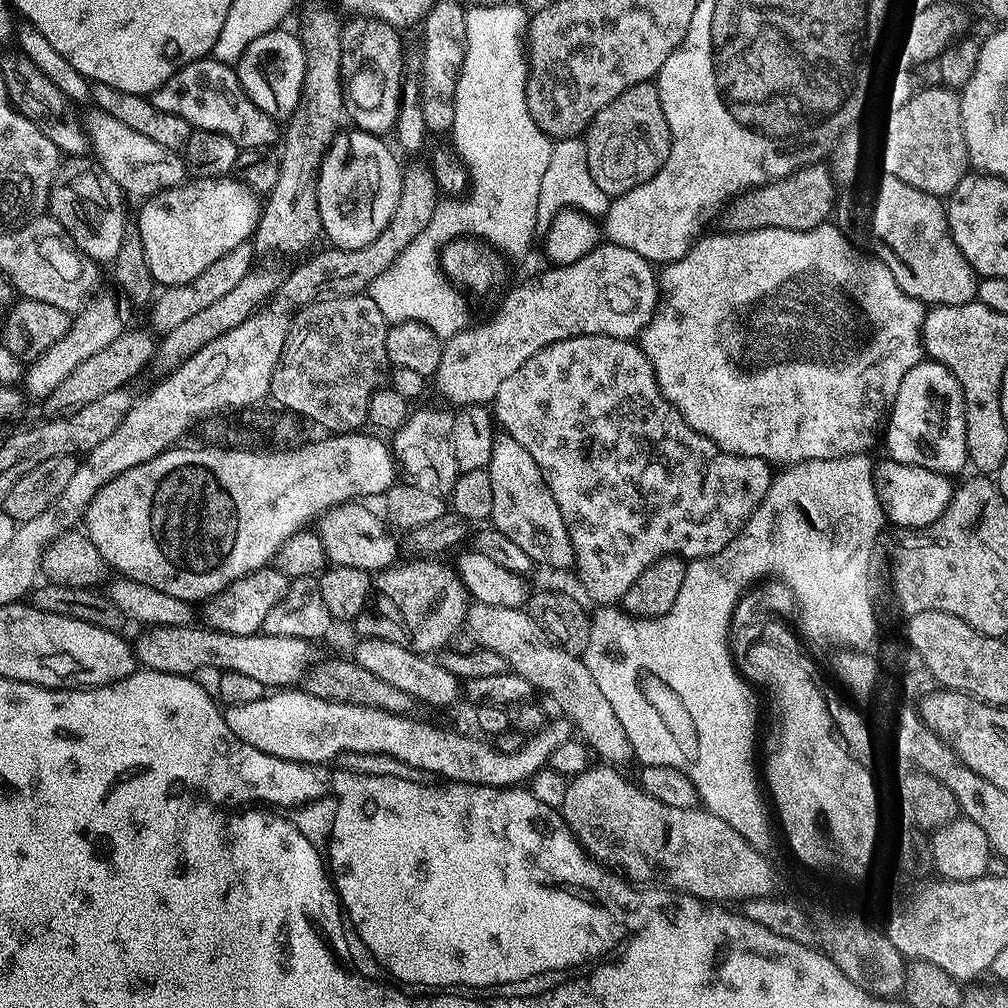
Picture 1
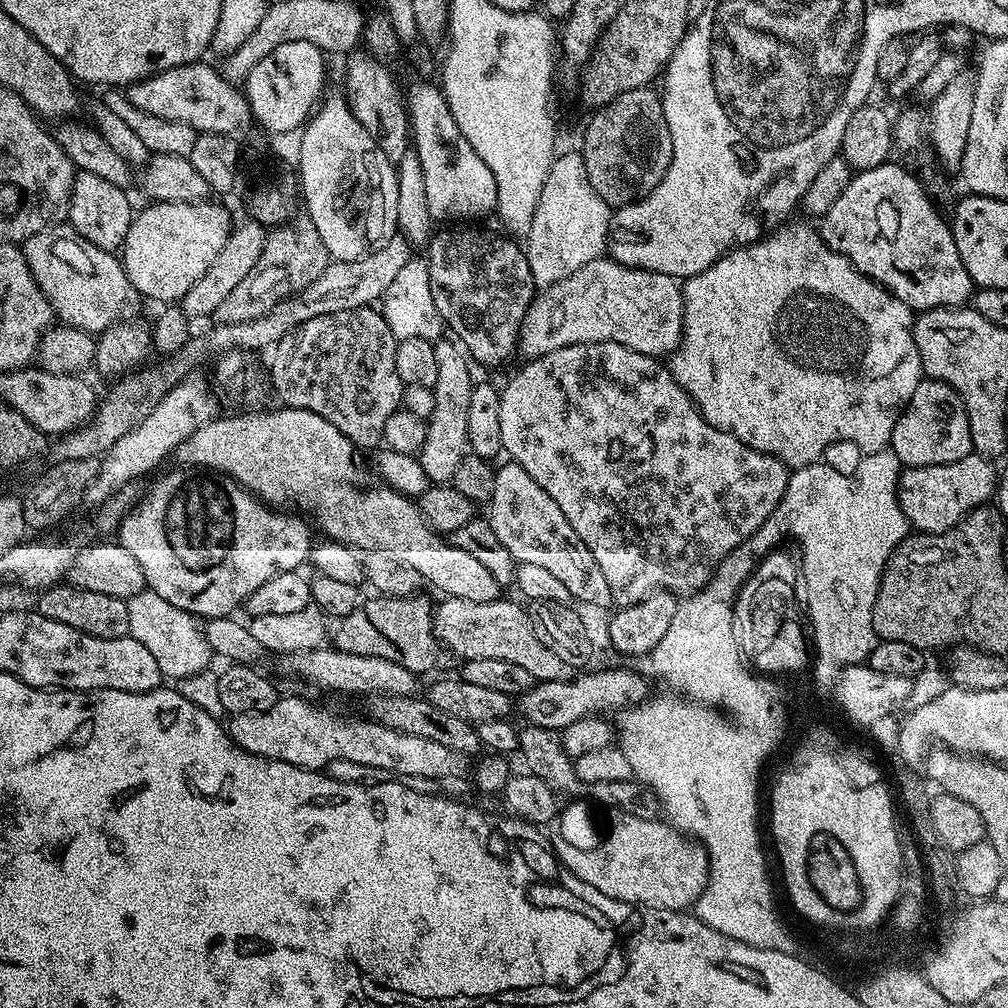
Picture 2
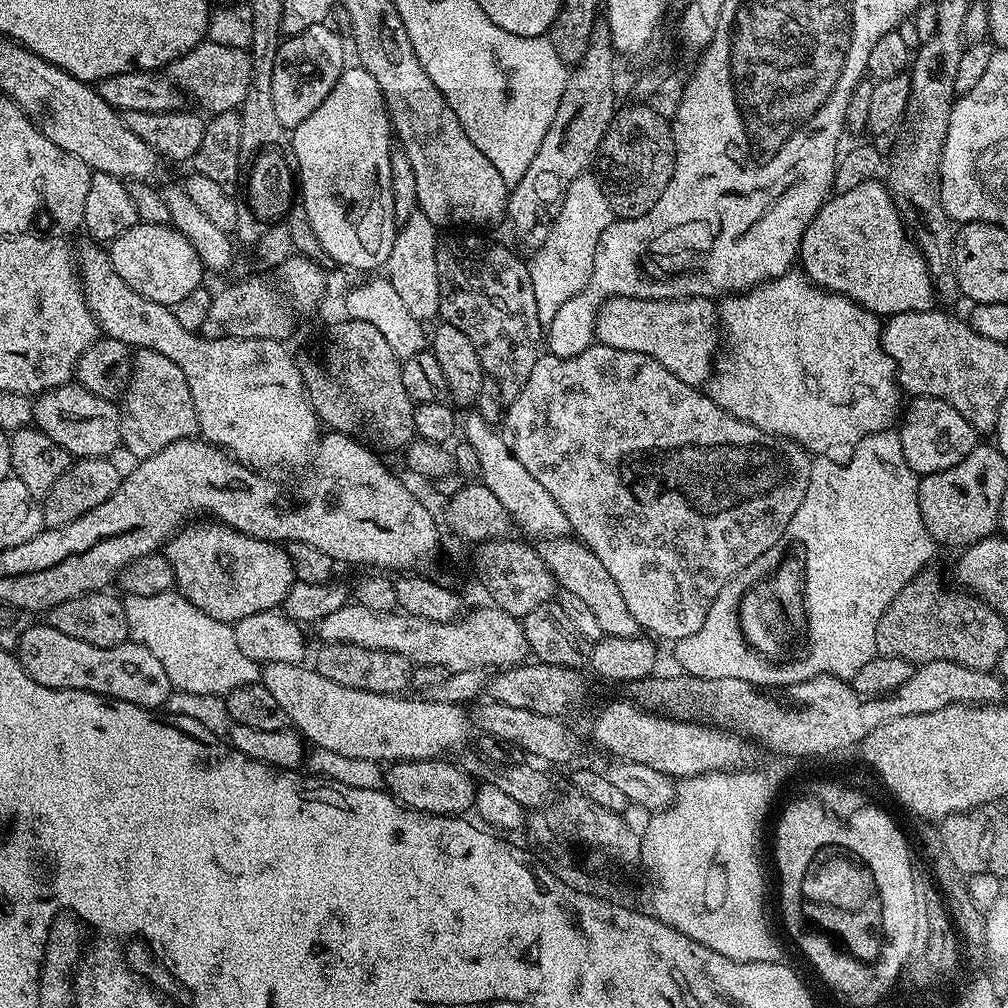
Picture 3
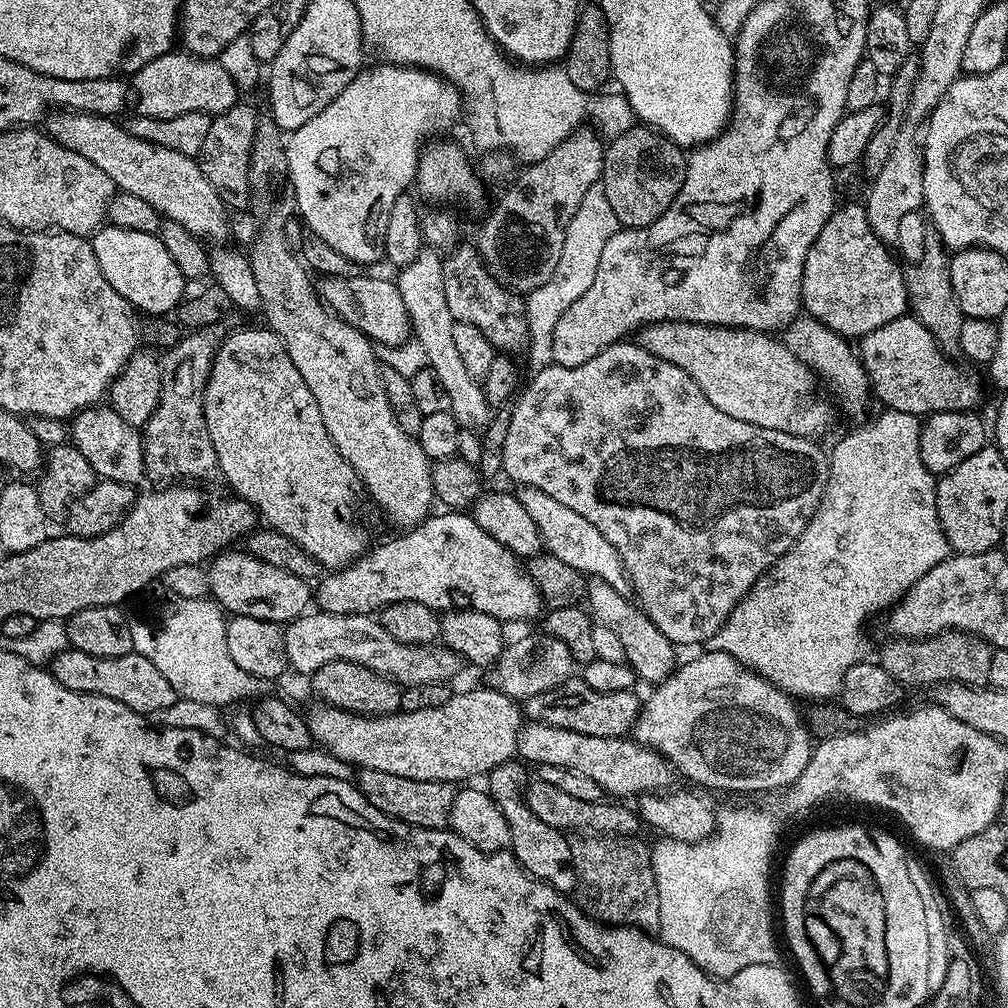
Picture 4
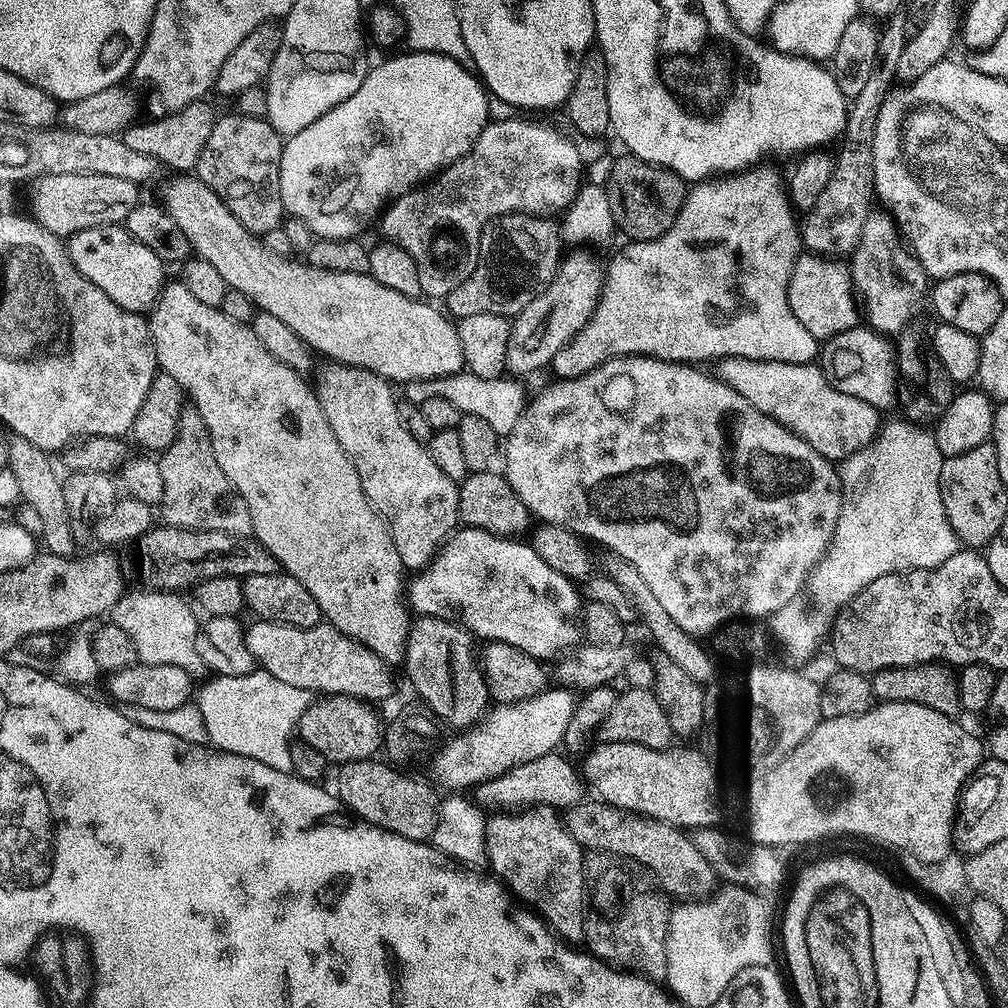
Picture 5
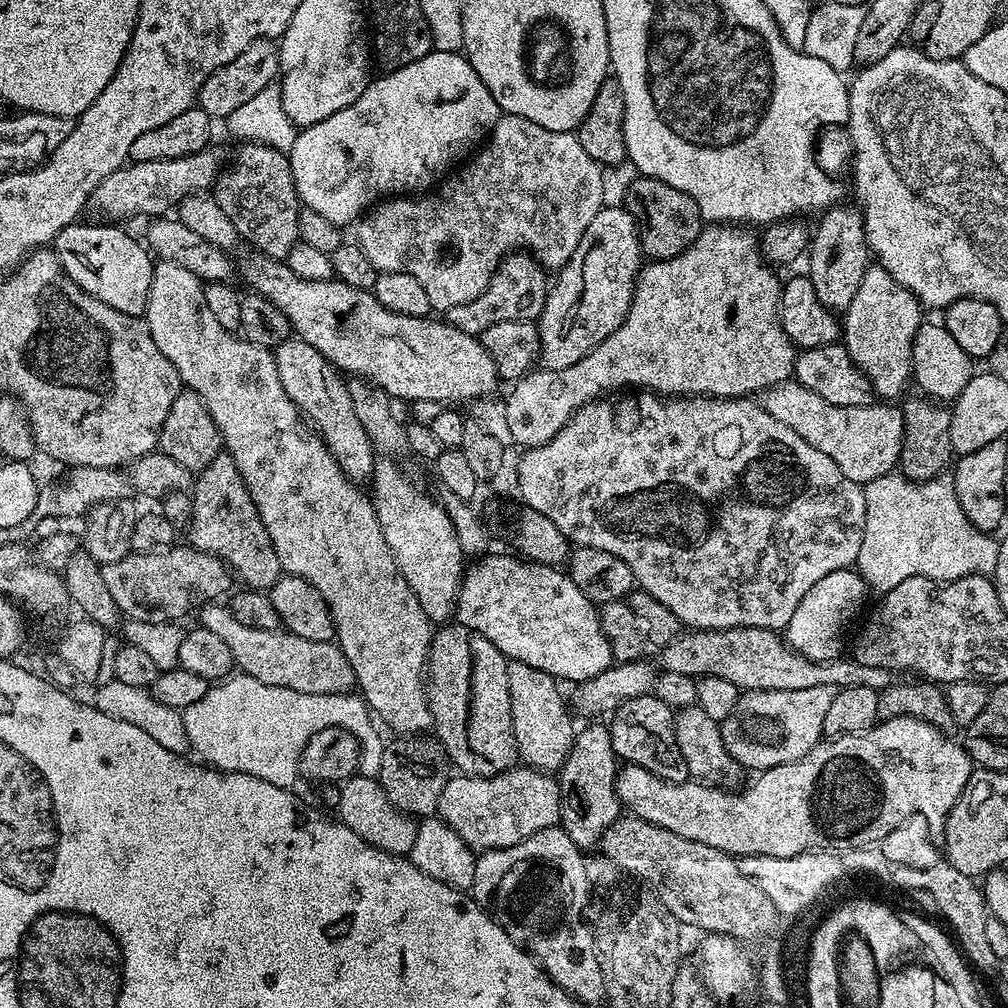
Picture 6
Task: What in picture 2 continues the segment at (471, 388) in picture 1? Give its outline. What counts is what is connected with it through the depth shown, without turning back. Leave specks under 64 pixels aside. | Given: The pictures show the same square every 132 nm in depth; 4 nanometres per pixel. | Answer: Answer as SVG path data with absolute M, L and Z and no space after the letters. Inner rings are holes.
M601 258L594 262L586 262L586 266L582 266L582 270L578 270L574 274L570 274L570 278L566 278L562 282L558 282L554 286L543 289L539 294L532 297L532 304L528 307L526 318L520 327L520 343L518 345L519 355L525 361L536 360L539 356L550 354L559 348L566 346L574 346L575 344L593 344L594 342L618 342L622 346L626 346L630 350L638 350L638 354L646 354L657 358L671 357L672 353L680 347L680 340L684 336L684 289L681 281L677 277L670 274L658 274L651 272L645 268L631 268L625 264L619 264L618 261L611 258Z

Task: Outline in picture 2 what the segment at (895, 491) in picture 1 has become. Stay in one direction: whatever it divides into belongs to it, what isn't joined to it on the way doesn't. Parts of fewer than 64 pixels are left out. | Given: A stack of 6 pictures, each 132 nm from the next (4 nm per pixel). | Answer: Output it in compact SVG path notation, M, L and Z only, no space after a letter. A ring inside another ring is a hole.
M970 454L958 462L934 466L905 467L896 484L902 514L917 533L935 534L953 528L975 508L987 505L996 495L998 468L987 456Z

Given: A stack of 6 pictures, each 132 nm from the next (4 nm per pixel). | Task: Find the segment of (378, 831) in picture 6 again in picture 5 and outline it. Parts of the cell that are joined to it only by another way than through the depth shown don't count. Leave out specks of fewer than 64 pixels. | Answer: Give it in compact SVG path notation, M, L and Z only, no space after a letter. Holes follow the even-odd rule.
M380 758L346 762L335 771L335 795L340 797L351 815L382 830L402 834L402 838L431 841L438 826L441 797L436 796L437 789L427 779L415 780L412 776L403 776L398 769L383 764Z

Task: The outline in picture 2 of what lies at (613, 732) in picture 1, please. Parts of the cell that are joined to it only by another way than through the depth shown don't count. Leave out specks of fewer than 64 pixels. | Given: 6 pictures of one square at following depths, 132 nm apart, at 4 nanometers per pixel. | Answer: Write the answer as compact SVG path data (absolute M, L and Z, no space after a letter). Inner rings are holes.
M453 596L441 599L441 604L437 603L434 608L434 623L439 643L449 652L453 652L464 660L474 658L503 658L506 662L514 662L518 666L525 668L532 675L533 681L542 680L567 680L570 676L569 661L556 653L555 648L546 646L538 638L536 627L533 626L527 611L523 607L519 608L512 600L501 598L494 602L466 602L462 598Z

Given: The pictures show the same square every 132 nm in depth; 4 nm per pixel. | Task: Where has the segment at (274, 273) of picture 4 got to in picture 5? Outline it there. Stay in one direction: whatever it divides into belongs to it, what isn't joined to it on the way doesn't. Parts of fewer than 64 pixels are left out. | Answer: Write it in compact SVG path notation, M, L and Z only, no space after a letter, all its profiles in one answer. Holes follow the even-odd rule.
M324 362L319 368L320 365L314 372L314 391L326 414L326 422L330 422L330 430L334 430L334 438L338 438L338 446L342 446L354 470L358 470L366 498L388 524L405 569L419 570L426 567L440 551L441 544L452 535L460 519L460 489L457 481L446 478L446 474L442 474L442 470L434 463L434 458L430 458L422 441L414 438L414 434L410 434L410 430L400 424L398 396L392 393L393 385L389 381L366 368L350 364Z

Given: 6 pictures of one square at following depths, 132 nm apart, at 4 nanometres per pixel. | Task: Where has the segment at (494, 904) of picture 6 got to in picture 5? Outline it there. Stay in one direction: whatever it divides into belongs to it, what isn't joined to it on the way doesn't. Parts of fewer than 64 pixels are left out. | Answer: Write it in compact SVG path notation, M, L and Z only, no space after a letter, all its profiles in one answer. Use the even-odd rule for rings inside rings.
M537 804L523 810L500 810L497 813L497 816L489 815L484 821L487 867L493 868L495 879L501 881L513 897L539 913L561 940L583 941L585 849L570 838L555 808Z

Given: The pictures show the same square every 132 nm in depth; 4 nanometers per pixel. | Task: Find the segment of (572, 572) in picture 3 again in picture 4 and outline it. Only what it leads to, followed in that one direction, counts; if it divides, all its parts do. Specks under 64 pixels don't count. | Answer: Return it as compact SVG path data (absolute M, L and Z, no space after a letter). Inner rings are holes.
M589 579L586 584L586 608L597 625L606 627L619 637L625 661L641 681L649 680L650 685L656 686L672 675L678 664L677 649L625 593L614 590L601 580Z

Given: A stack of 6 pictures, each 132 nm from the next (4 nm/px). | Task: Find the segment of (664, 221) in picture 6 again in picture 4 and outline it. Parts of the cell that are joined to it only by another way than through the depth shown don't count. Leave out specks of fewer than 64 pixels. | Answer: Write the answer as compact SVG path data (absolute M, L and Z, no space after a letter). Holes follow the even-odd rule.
M633 126L621 136L611 137L604 149L604 193L621 228L645 228L657 220L678 198L686 174L685 149L647 126Z

